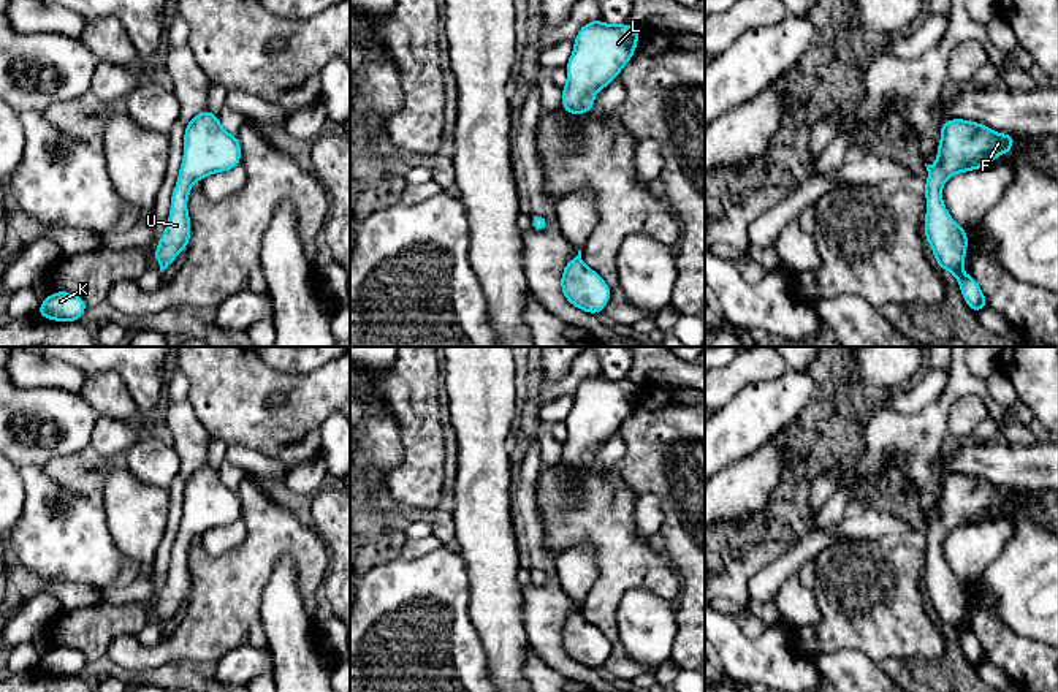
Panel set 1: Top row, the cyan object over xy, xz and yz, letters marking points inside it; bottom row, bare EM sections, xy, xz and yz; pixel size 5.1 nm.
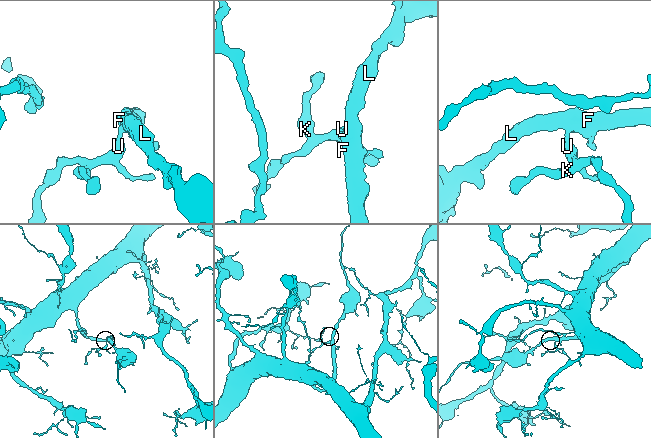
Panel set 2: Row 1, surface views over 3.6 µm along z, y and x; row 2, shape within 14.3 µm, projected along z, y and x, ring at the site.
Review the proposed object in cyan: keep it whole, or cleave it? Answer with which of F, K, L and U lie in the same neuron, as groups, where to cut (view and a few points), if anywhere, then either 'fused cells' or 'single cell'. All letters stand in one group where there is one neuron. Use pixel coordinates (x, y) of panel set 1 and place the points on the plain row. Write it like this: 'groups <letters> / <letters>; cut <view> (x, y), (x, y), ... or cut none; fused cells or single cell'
groups F K L U; cut none; single cell

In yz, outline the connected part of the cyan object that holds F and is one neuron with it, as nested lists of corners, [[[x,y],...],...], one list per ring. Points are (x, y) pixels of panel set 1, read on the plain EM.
[[[950,473],[939,480],[941,497],[934,519],[927,519],[928,535],[923,540],[927,551],[925,591],[941,624],[958,635],[968,662],[979,667],[988,662],[974,630],[965,630],[968,587],[950,572],[942,556],[944,537],[971,524],[980,524],[1003,508],[1012,507],[1014,489],[996,488],[984,478]]]

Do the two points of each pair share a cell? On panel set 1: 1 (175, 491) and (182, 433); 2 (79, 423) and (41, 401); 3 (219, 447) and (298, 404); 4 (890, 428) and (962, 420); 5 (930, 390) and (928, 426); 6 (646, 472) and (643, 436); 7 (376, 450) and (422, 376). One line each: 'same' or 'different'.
1: same
2: same
3: different
4: different
5: different
6: same
7: different

